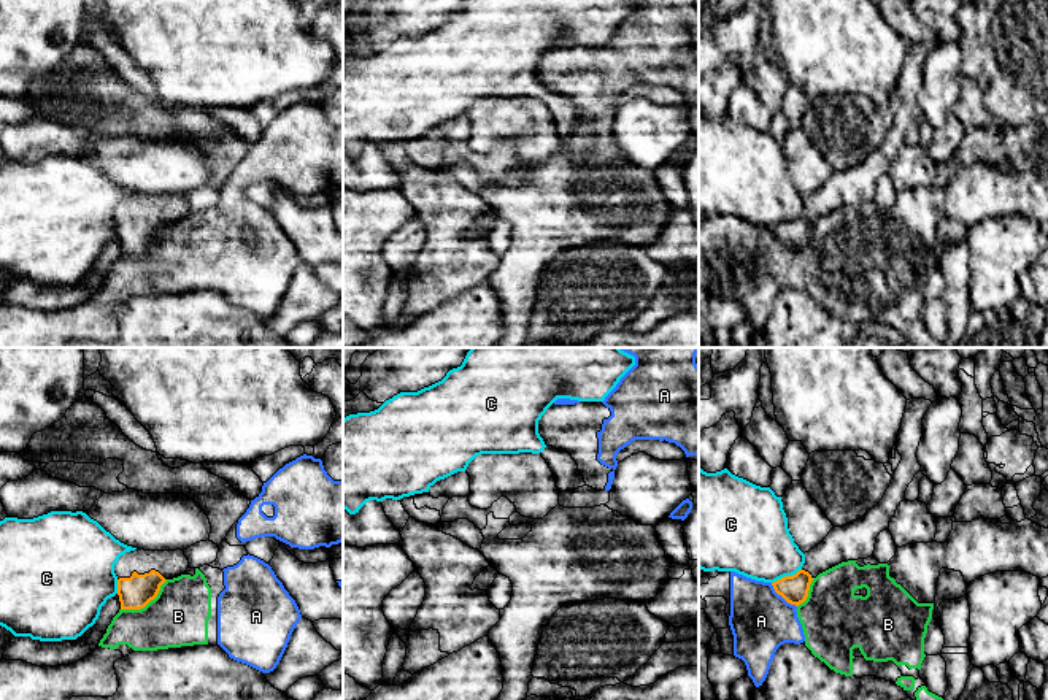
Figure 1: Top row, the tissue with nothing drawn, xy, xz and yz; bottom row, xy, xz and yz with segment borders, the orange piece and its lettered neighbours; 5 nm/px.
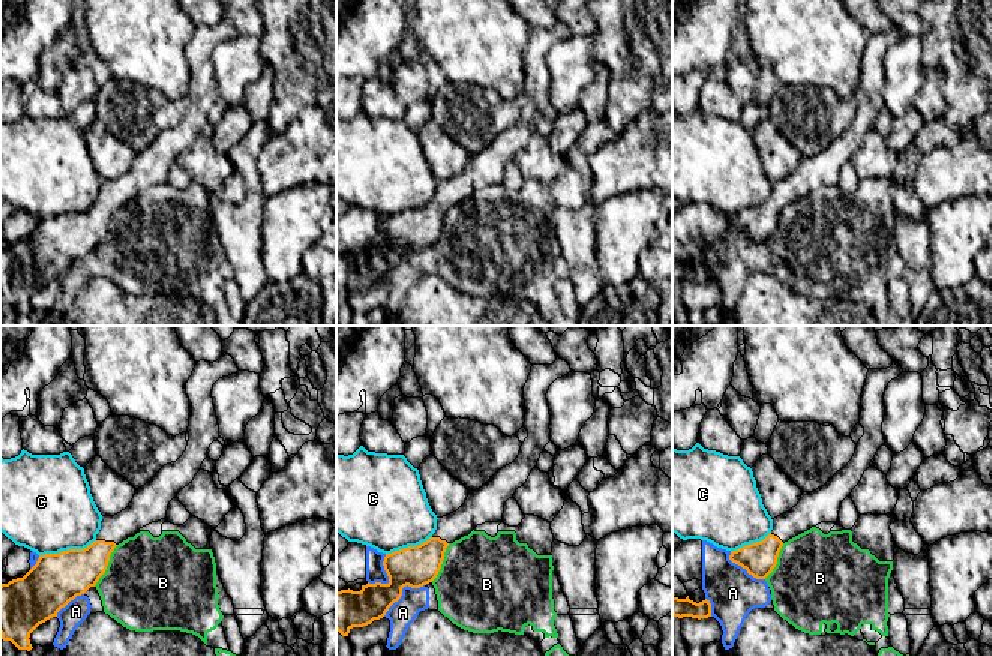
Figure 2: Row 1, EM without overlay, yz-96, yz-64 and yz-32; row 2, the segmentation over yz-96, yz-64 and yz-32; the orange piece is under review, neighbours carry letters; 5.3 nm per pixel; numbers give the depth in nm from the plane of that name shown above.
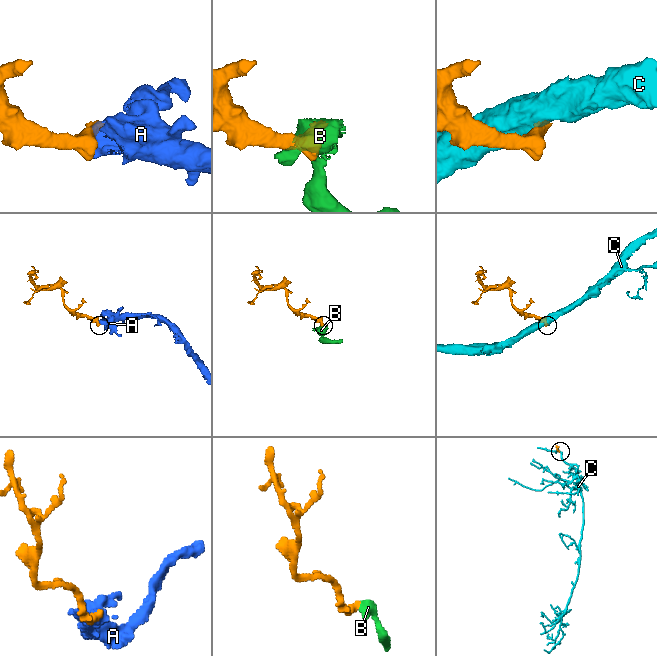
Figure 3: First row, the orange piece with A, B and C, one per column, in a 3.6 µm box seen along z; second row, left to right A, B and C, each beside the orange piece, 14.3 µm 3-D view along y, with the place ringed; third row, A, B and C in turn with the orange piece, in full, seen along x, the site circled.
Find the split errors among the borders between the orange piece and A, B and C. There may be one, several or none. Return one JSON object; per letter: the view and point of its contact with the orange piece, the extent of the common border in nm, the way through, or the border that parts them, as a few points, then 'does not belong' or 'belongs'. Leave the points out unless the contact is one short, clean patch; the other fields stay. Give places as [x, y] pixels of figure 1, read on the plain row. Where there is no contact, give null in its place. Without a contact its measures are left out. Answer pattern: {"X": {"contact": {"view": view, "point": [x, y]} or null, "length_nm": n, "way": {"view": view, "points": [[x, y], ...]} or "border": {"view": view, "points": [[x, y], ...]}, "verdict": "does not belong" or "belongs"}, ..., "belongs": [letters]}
{"A": {"contact": {"view": "yz", "point": [782, 240]}, "length_nm": 180, "verdict": "does not belong"}, "B": {"contact": {"view": "xy", "point": [146, 248]}, "length_nm": 280, "border": {"view": "xy", "points": [[167, 224], [159, 237], [143, 251], [121, 254]]}, "verdict": "does not belong"}, "C": {"contact": {"view": "yz", "point": [786, 221]}, "length_nm": 170, "verdict": "does not belong"}, "belongs": []}

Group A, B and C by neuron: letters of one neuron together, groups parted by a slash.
A B / C

